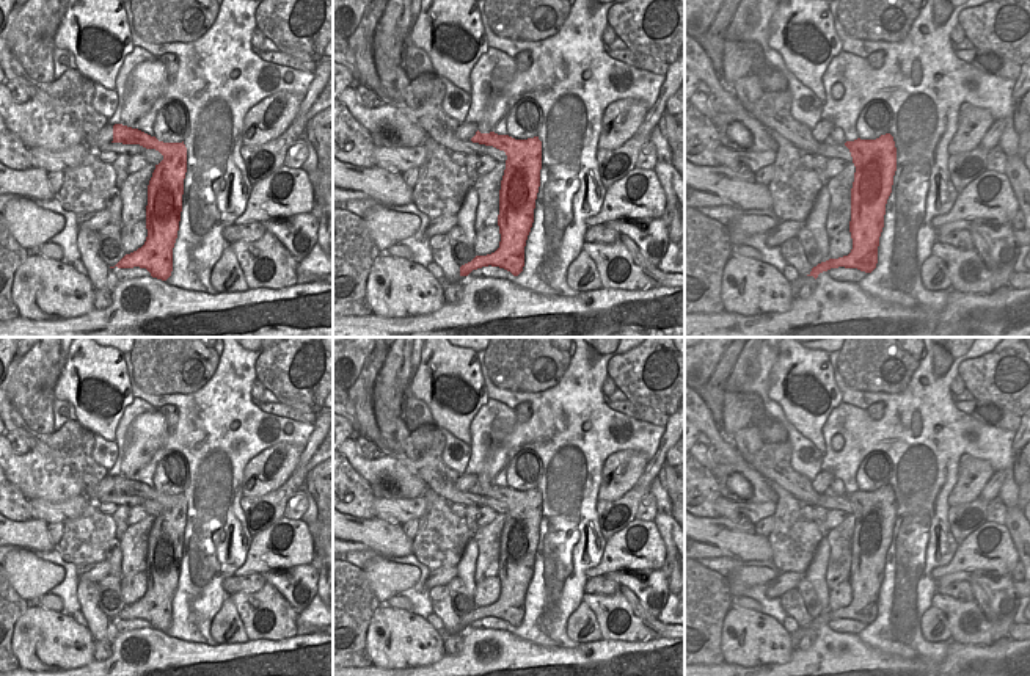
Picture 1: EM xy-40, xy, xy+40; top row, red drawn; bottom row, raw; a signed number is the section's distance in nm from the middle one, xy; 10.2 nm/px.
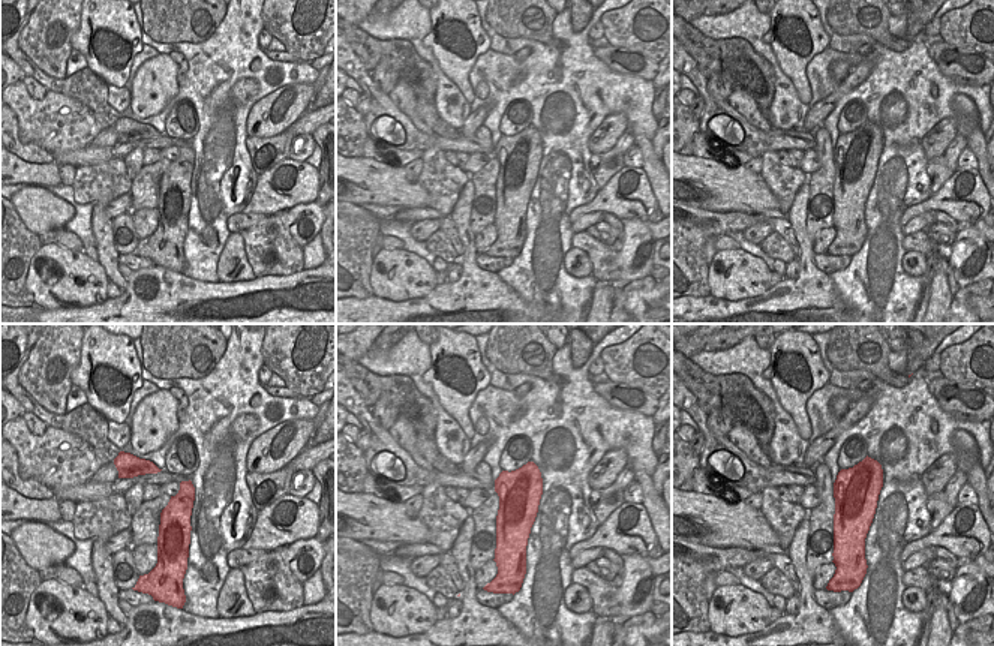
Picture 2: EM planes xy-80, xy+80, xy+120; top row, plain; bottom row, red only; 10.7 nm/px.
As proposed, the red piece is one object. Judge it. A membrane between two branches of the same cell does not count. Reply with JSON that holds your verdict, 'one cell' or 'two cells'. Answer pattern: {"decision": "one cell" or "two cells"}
{"decision": "one cell"}

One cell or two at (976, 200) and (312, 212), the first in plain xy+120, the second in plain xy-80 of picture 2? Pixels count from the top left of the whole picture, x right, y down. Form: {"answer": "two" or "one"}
{"answer": "two"}

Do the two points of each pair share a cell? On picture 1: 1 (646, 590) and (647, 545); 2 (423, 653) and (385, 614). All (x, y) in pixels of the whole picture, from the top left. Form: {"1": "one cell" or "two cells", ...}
{"1": "two cells", "2": "one cell"}

